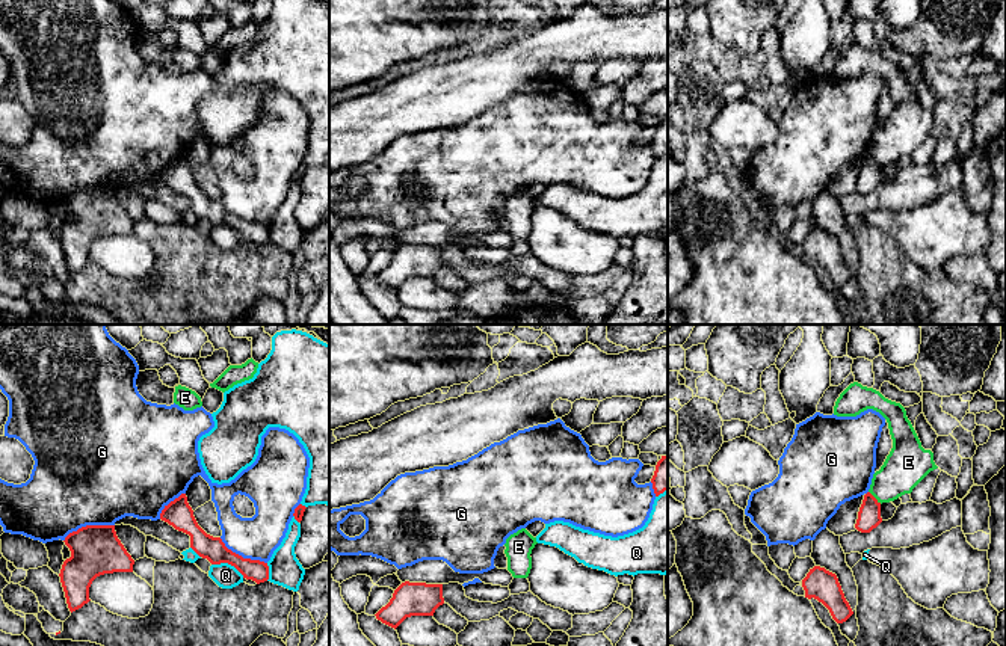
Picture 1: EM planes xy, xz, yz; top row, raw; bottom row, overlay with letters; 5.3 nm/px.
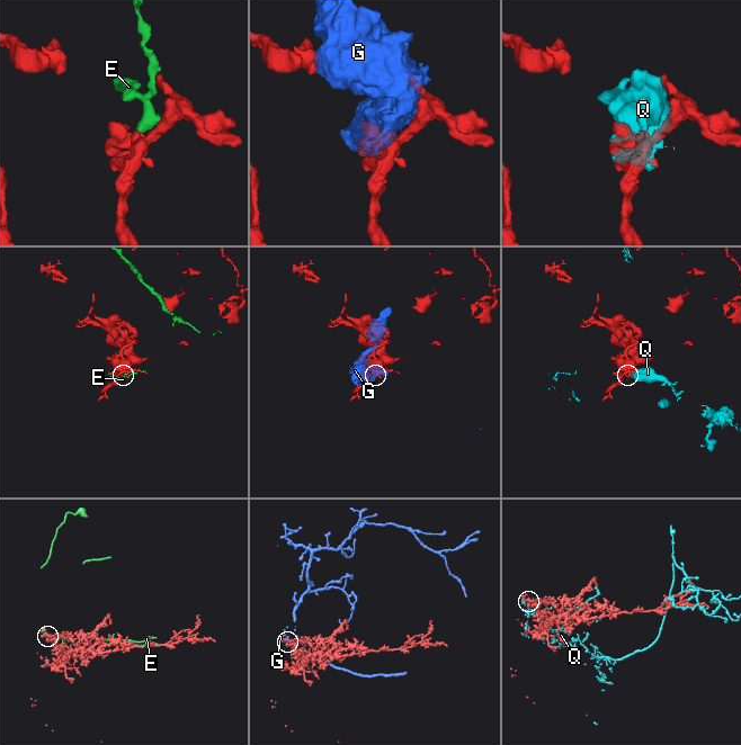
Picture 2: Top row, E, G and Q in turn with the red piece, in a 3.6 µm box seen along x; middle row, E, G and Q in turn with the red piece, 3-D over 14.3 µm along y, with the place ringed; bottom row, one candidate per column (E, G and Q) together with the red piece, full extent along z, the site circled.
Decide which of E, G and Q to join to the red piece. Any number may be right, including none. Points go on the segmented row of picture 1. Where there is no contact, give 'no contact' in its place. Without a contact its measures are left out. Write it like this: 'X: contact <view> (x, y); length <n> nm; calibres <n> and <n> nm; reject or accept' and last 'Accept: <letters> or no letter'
E: contact yz (873, 497); length 100 nm; calibres 130 and 220 nm; reject
G: contact xy (88, 526); length 280 nm; calibres 280 and 500 nm; reject
Q: contact xy (228, 563); length 190 nm; calibres 130 and 130 nm; reject
Accept: no letter

